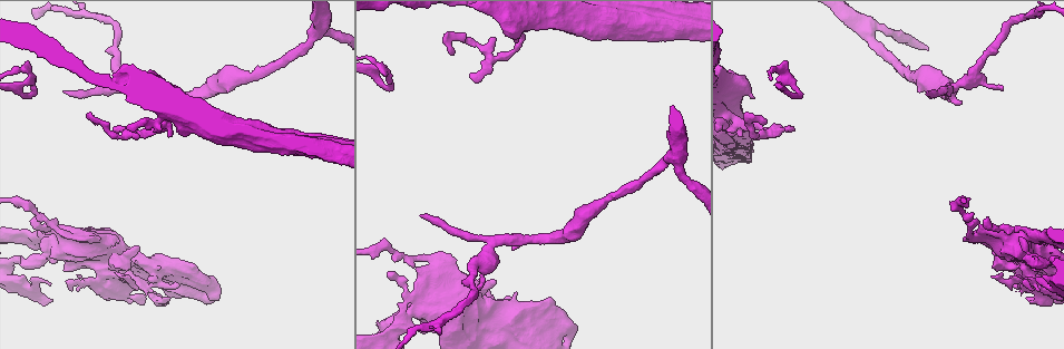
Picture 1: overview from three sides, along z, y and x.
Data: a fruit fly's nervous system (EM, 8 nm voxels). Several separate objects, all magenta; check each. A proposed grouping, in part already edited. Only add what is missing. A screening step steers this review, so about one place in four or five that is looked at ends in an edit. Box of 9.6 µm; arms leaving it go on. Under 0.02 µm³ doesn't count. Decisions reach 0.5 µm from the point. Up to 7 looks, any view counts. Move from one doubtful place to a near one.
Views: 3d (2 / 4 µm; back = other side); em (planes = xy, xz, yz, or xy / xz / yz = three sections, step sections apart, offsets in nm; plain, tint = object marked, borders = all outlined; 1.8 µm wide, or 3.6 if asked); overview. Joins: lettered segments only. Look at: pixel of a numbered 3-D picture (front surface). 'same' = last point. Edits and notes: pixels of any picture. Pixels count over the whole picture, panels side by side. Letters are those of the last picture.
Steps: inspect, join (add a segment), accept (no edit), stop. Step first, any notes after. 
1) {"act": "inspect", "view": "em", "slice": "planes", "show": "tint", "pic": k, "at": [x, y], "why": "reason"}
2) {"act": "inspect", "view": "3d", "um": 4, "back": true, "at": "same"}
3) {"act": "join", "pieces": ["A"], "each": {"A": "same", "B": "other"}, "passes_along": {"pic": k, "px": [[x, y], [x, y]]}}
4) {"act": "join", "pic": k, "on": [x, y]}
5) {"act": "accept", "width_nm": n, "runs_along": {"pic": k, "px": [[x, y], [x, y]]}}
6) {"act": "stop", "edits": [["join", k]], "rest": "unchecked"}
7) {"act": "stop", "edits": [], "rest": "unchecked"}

{"act": "inspect", "view": "3d", "um": 2, "back": true, "pic": 1, "at": [214, 299], "why": "sudden change in width"}

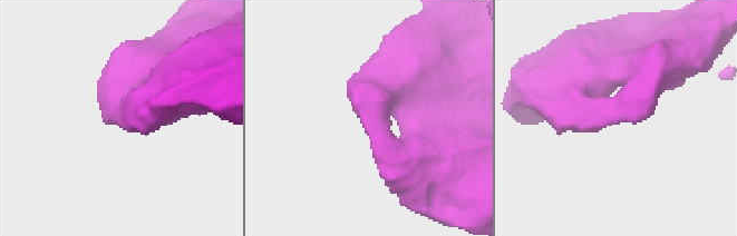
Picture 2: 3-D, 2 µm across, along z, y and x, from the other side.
{"act": "inspect", "view": "em", "slice": "yz", "step": 16, "show": "borders", "pic": 2, "at": [128, 116]}

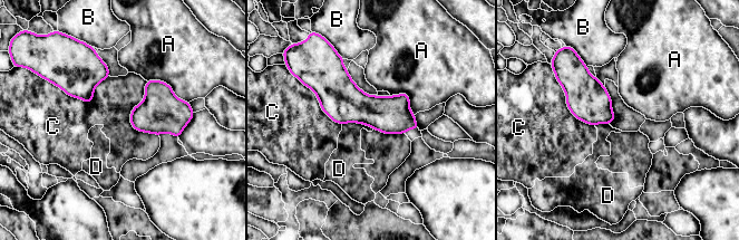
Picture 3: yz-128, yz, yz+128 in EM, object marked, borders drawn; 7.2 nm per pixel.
{"act": "accept", "each": {"A": "other", "B": "other", "C": "other", "D": "other"}, "border": {"pic": 3, "px": [[342, 123], [362, 123], [375, 128]]}, "found": "none of them fits"}

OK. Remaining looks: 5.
{"act": "inspect", "view": "em", "slice": "planes", "show": "tint", "pic": 1, "at": [1003, 89], "why": "free end"}

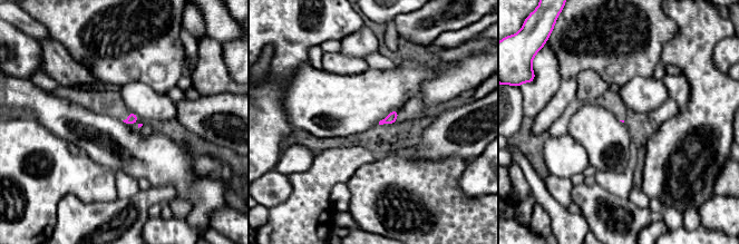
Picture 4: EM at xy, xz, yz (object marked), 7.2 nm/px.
{"act": "inspect", "view": "em", "slice": "planes", "show": "borders", "at": "same", "why": "what lies round it"}

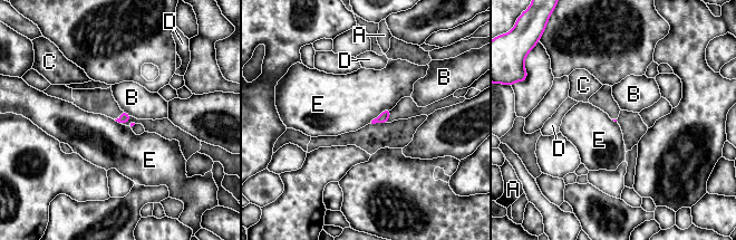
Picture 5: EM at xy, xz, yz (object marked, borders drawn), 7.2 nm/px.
{"act": "accept", "each": {"A": "other", "B": "other", "C": "other", "D": "other", "E": "other"}, "found": "no lettered segment goes on from it"}

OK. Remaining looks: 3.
{"act": "inspect", "view": "3d", "um": 2, "pic": 1, "at": [517, 41], "why": "branch stops here"}

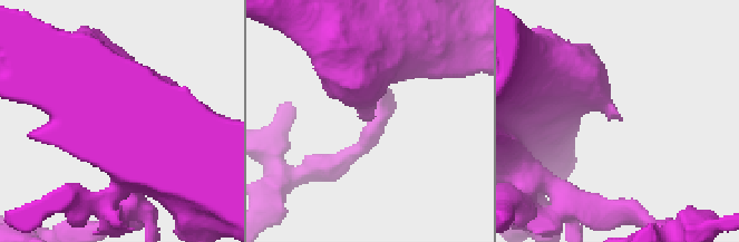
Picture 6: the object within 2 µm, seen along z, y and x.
{"act": "inspect", "view": "em", "slice": "planes", "show": "plain", "pic": 6, "at": [618, 115], "why": "need the tissue"}

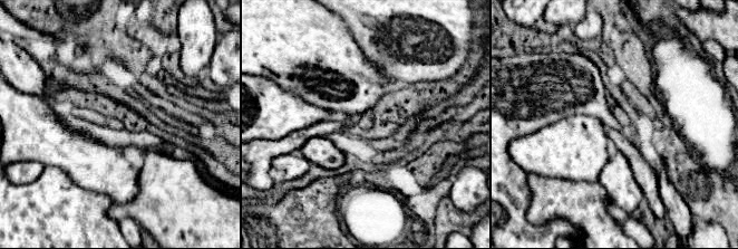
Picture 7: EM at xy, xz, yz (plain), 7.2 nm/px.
{"act": "inspect", "view": "em", "slice": "planes", "show": "borders", "at": "same"}

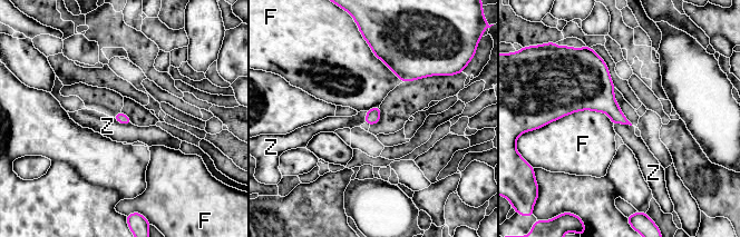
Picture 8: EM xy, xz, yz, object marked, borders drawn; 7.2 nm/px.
{"act": "accept", "longest_contact_nm": ["F", 480], "each": {"F": "other", "Z": "other"}, "found": "no lettered segment goes on from it"}

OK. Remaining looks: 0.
{"act": "stop", "edits": [], "rest": "unchecked"}

